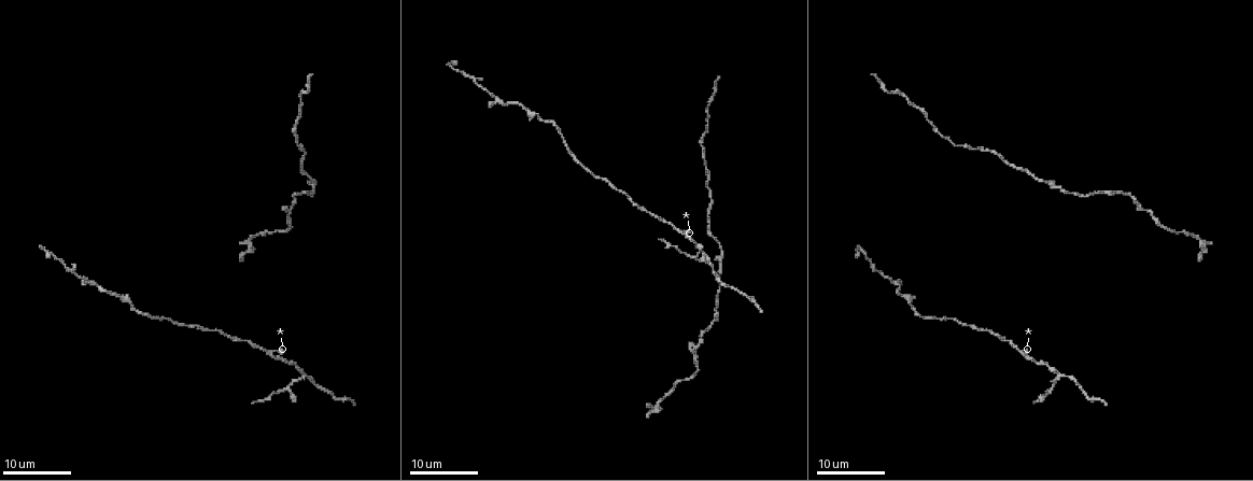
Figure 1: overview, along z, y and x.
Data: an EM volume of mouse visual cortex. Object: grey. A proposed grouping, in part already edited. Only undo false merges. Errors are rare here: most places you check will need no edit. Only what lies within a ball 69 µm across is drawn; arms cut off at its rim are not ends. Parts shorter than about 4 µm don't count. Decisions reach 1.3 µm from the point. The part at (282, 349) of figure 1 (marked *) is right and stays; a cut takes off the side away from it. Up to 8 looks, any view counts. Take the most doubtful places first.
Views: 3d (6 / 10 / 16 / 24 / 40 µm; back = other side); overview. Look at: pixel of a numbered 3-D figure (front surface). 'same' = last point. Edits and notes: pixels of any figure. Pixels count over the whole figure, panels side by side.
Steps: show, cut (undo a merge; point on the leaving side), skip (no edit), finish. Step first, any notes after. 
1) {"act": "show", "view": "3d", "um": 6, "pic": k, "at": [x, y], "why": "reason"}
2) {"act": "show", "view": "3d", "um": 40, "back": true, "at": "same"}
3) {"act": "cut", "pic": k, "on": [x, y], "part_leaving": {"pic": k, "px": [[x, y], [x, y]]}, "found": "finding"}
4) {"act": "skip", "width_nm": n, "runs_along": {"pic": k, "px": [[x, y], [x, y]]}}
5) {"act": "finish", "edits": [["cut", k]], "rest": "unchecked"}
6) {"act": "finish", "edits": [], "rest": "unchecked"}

{"act": "show", "view": "3d", "um": 24, "pic": 1, "at": [1031, 358], "why": "three-way junction"}

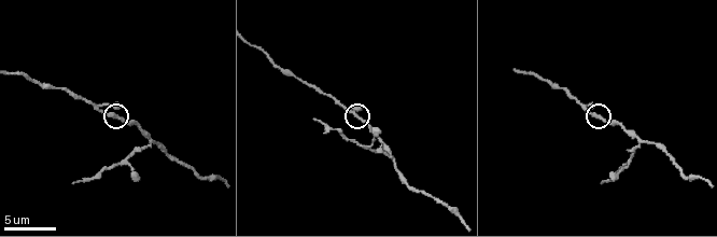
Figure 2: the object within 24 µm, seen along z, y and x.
{"act": "show", "view": "3d", "um": 6, "pic": 2, "at": [353, 114]}

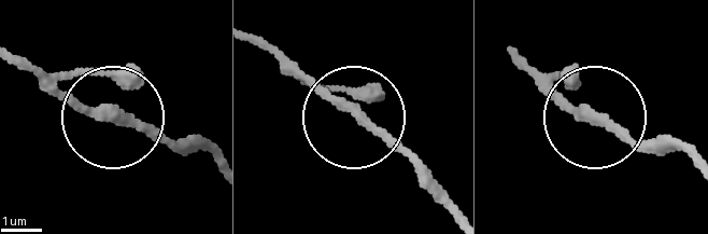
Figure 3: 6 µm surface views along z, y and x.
{"act": "show", "view": "3d", "um": 6, "back": true, "pic": 3, "at": [591, 115]}

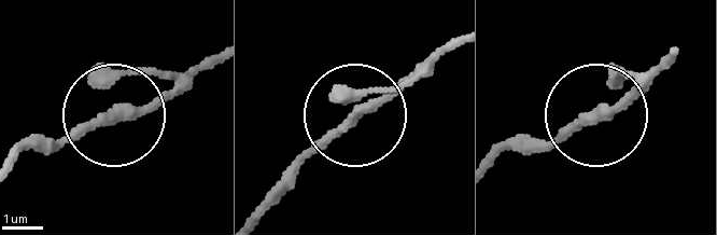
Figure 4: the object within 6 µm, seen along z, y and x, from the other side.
{"act": "skip", "arms": 3, "found": "one neuron here"}

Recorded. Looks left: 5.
{"act": "show", "view": "3d", "um": 10, "pic": 2, "at": [640, 143], "why": "arms part here"}

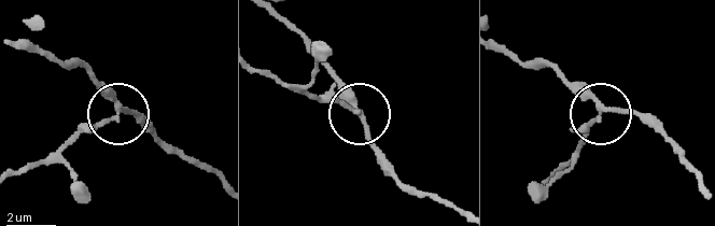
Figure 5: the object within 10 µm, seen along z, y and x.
{"act": "cut", "pic": 5, "on": [81, 126], "side_arm_um": 10, "part_leaving": {"pic": 5, "px": [[111, 117], [83, 126], [20, 169]]}, "found": "two neurons meet here"}

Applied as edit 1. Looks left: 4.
{"act": "show", "view": "overview", "why": "see it whole again"}

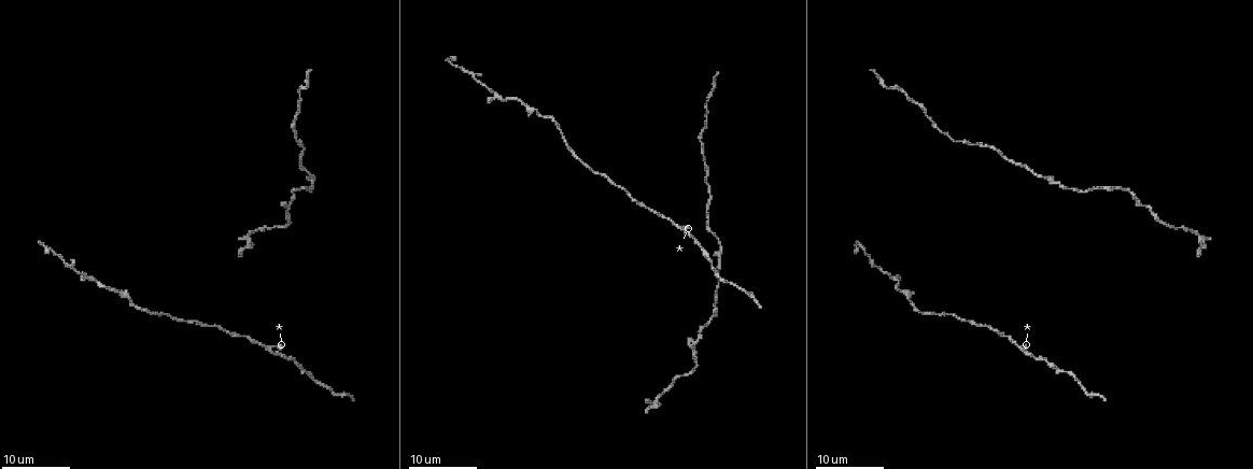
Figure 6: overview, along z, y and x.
{"act": "show", "view": "3d", "um": 16, "pic": 6, "at": [493, 90], "why": "thin arm on a thick one"}

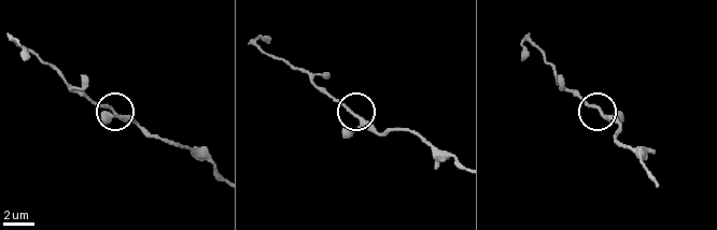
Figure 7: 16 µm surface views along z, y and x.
{"act": "show", "view": "3d", "um": 6, "pic": 7, "at": [601, 109]}

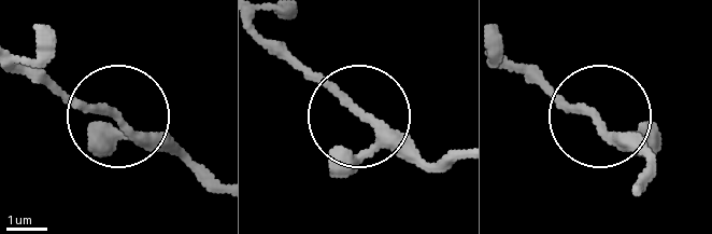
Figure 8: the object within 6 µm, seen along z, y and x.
{"act": "show", "view": "3d", "um": 6, "back": true, "pic": 8, "at": [601, 121]}

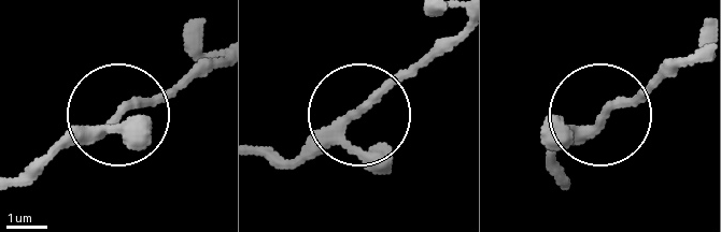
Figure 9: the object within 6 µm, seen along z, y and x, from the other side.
{"act": "skip", "width_nm": 200, "runs_along": {"pic": 9, "px": [[23, 183], [194, 67]]}, "found": "continuous, no second neuron"}

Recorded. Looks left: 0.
{"act": "finish", "edits": [["cut", 5]], "rest": "unchecked"}

